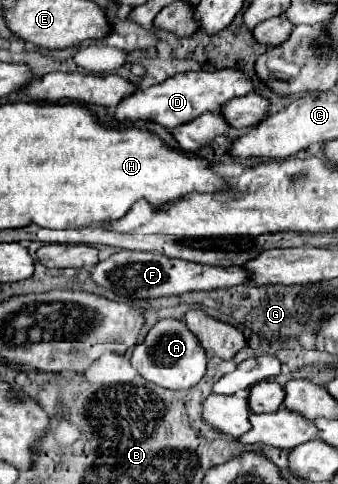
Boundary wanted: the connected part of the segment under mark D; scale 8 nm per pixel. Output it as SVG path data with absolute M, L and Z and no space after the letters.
M215 69L215 71L189 71L189 73L179 73L159 85L147 87L147 89L137 89L131 97L123 99L117 109L115 109L115 119L117 121L151 121L159 123L163 127L179 127L183 123L193 121L201 113L207 111L219 111L223 103L243 97L247 93L255 91L255 81L249 79L243 71L235 69Z

